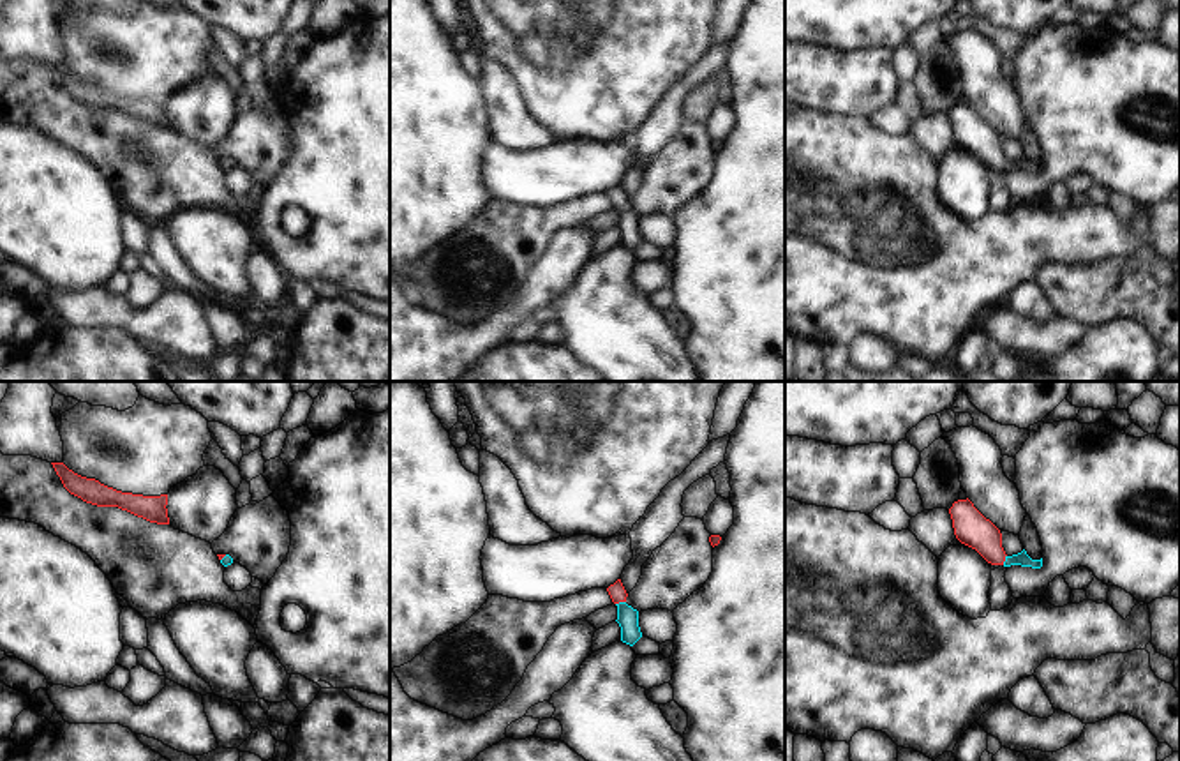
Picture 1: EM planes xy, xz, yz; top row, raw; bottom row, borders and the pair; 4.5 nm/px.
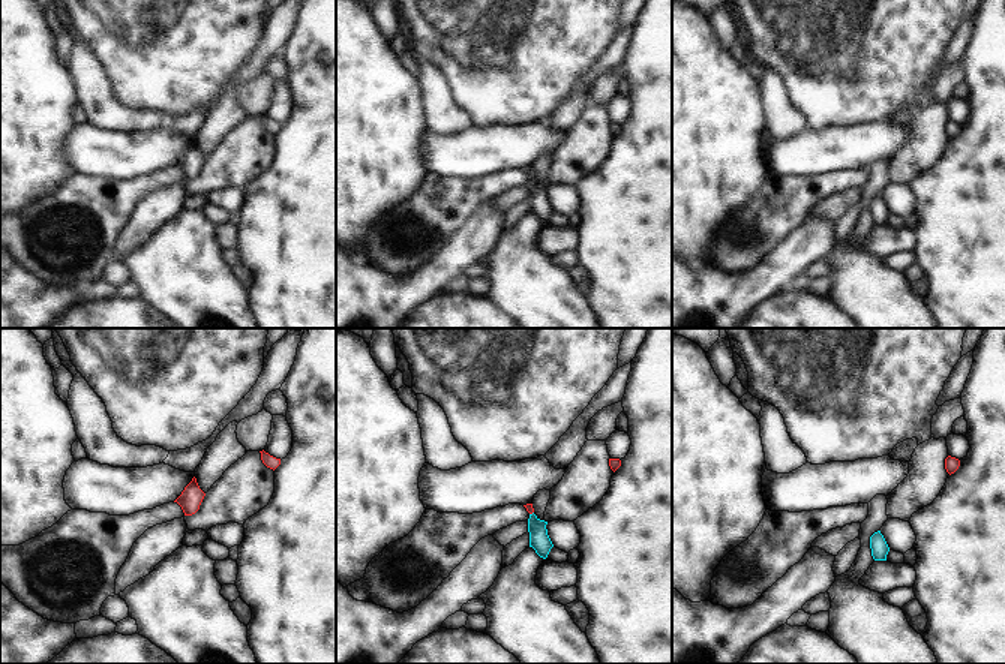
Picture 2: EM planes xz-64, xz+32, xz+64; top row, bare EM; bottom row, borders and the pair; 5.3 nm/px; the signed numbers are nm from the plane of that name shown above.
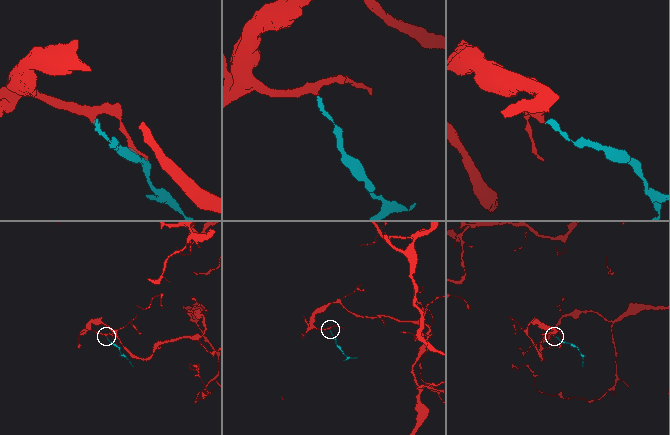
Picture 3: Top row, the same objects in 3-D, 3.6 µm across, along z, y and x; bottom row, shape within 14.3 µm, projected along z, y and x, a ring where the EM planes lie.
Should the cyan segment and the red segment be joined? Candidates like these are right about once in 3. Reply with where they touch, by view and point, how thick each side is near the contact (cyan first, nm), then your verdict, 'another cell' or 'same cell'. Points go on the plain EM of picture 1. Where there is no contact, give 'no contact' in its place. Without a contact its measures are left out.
xz (619, 207) | 100/80 nm | same cell

